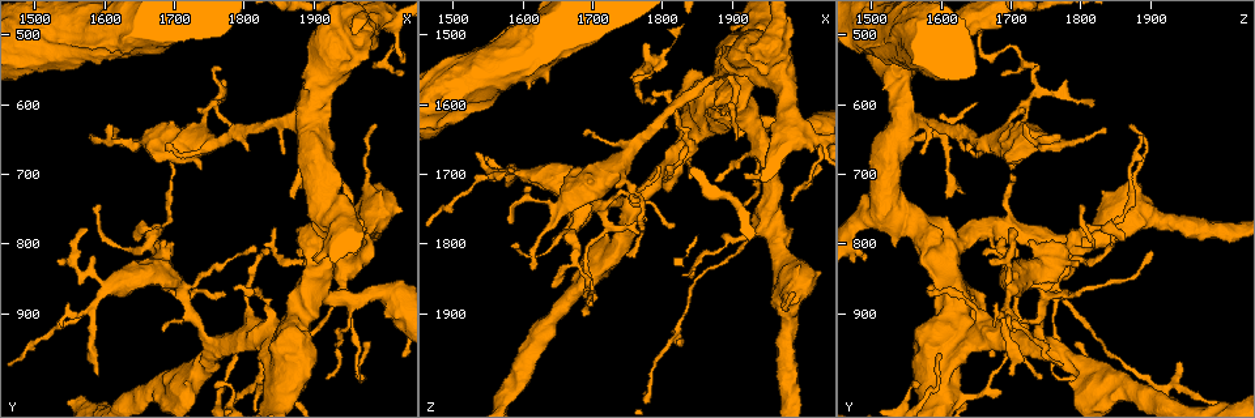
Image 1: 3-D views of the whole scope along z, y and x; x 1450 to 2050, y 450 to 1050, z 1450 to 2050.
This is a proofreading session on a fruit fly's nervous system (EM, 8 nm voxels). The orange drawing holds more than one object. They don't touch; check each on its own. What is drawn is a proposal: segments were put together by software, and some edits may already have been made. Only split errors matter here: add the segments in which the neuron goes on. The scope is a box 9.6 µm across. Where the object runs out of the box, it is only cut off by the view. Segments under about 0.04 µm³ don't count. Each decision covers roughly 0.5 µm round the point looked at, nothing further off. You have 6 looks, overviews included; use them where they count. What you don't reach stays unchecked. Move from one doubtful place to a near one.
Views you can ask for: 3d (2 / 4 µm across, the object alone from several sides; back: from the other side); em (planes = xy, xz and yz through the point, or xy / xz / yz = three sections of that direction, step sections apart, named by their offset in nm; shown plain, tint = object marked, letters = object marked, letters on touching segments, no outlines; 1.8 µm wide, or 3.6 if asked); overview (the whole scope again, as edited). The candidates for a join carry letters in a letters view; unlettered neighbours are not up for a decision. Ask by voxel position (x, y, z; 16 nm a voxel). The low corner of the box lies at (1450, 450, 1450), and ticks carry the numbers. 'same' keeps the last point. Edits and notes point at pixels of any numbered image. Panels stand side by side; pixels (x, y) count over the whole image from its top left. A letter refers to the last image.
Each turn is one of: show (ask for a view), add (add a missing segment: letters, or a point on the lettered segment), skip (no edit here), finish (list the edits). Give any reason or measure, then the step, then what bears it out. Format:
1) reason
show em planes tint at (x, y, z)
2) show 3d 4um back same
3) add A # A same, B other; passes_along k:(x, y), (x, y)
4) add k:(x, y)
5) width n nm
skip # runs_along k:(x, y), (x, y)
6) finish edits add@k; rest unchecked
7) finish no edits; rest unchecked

thin end
show em xy step 16 letters at (1590, 990, 1695)

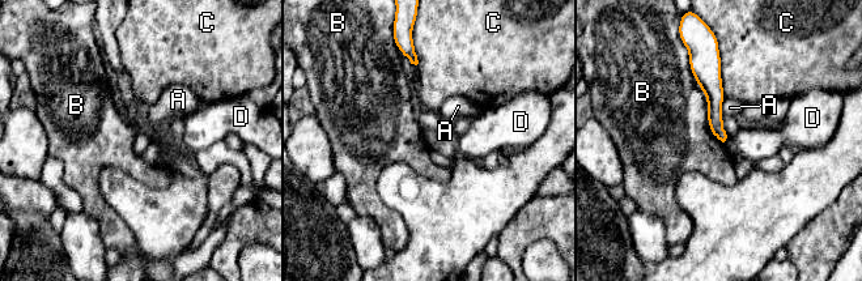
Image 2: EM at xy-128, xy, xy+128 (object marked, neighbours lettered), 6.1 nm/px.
width 90 nm
skip # A other, B other, C other, D other; border 2:(688, 62), (724, 143); none of them fits

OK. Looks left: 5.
branch point
show em planes letters at (1685, 640, 1720)

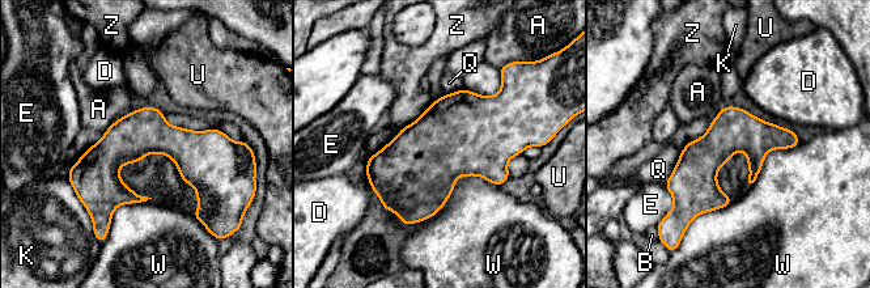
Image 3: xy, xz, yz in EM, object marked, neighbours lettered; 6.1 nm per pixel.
width 280 nm
skip # A other, B other, D other, E other, K other, Q other, U other, W other, Z other; border 3:(499, 185), (459, 176), (423, 221); no lettered segment goes on from it

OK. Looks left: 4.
sharp bend
show 3d 4um at (1920, 765, 1505)

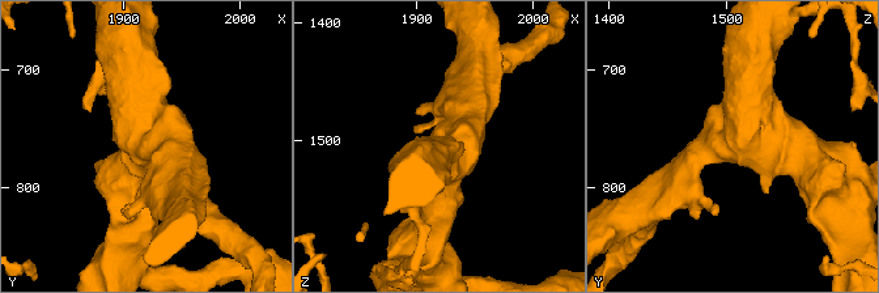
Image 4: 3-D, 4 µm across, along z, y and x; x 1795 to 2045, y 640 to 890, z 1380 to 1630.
need the tissue
show em planes letters at (1922, 760, 1510)

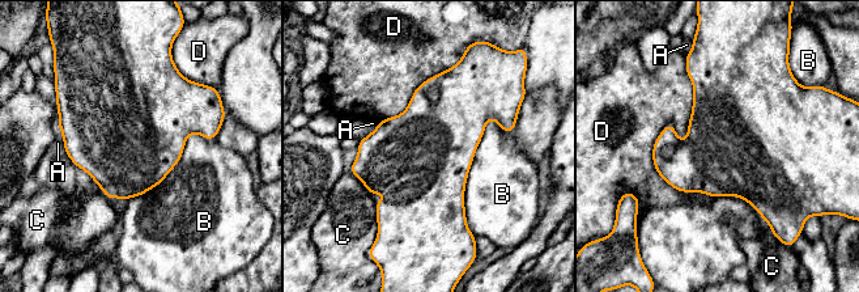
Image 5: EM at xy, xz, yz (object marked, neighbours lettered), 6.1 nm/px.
width 650 nm
skip # A other, B other, C other, D other; border 5:(668, 122), (654, 169), (713, 197); none of them fits

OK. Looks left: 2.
finish no edits; rest unchecked

